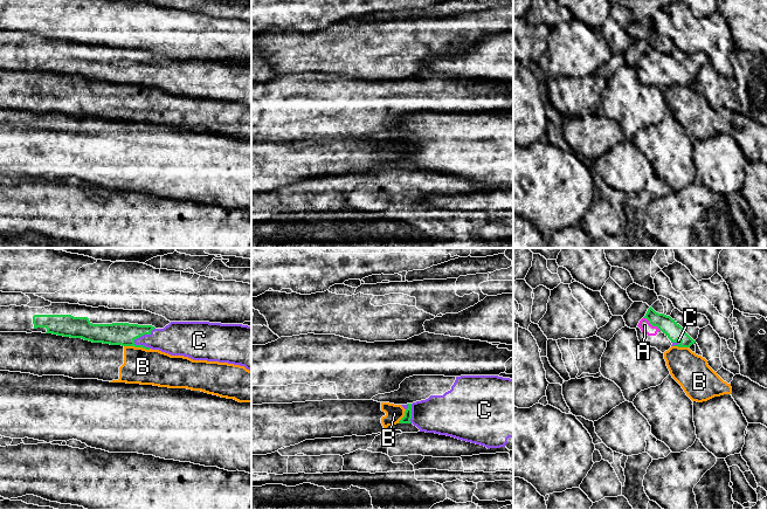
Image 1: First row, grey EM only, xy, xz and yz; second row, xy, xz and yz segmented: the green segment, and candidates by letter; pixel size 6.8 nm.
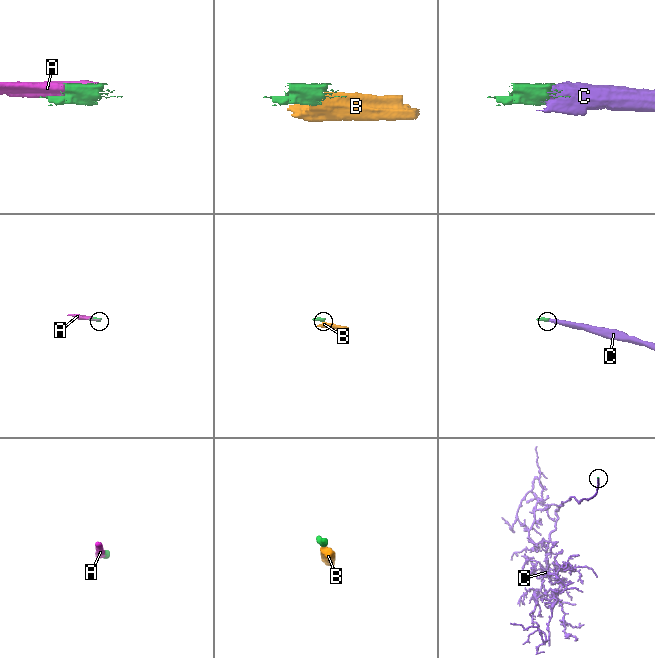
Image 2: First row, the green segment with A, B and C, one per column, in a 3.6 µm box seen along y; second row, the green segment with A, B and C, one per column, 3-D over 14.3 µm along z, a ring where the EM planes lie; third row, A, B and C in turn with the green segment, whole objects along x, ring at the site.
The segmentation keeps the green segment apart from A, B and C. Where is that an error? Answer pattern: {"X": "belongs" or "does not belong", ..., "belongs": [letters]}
{"A": "belongs", "B": "does not belong", "C": "belongs", "belongs": ["A", "C"]}

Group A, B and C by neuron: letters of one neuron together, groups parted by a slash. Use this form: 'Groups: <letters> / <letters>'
Groups: A C / B

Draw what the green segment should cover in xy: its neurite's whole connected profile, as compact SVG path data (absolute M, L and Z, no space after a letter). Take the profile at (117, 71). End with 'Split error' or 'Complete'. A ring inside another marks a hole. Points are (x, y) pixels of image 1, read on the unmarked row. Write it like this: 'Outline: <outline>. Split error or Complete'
Outline: M34 53L34 67L46 66L46 71L82 76L92 81L159 88L171 94L193 98L228 101L251 109L251 64L209 60L171 60L164 67L129 61L92 62L88 55L71 53Z. Split error

